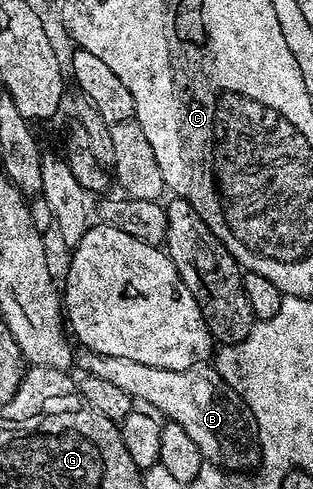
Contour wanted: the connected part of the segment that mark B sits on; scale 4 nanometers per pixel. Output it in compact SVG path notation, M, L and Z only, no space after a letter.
M82 351L77 354L76 365L77 368L92 371L92 375L100 375L100 379L108 379L108 383L116 383L116 387L128 391L130 397L139 402L147 401L151 405L147 406L161 414L166 421L174 421L180 427L184 427L184 431L188 431L188 435L191 436L192 443L200 447L203 458L209 464L227 471L250 471L259 464L260 430L254 412L246 404L245 396L235 386L229 385L218 374L213 364L203 363L188 367L184 371L168 371L164 367L148 367L148 363L136 363L136 359L116 359L108 355Z

